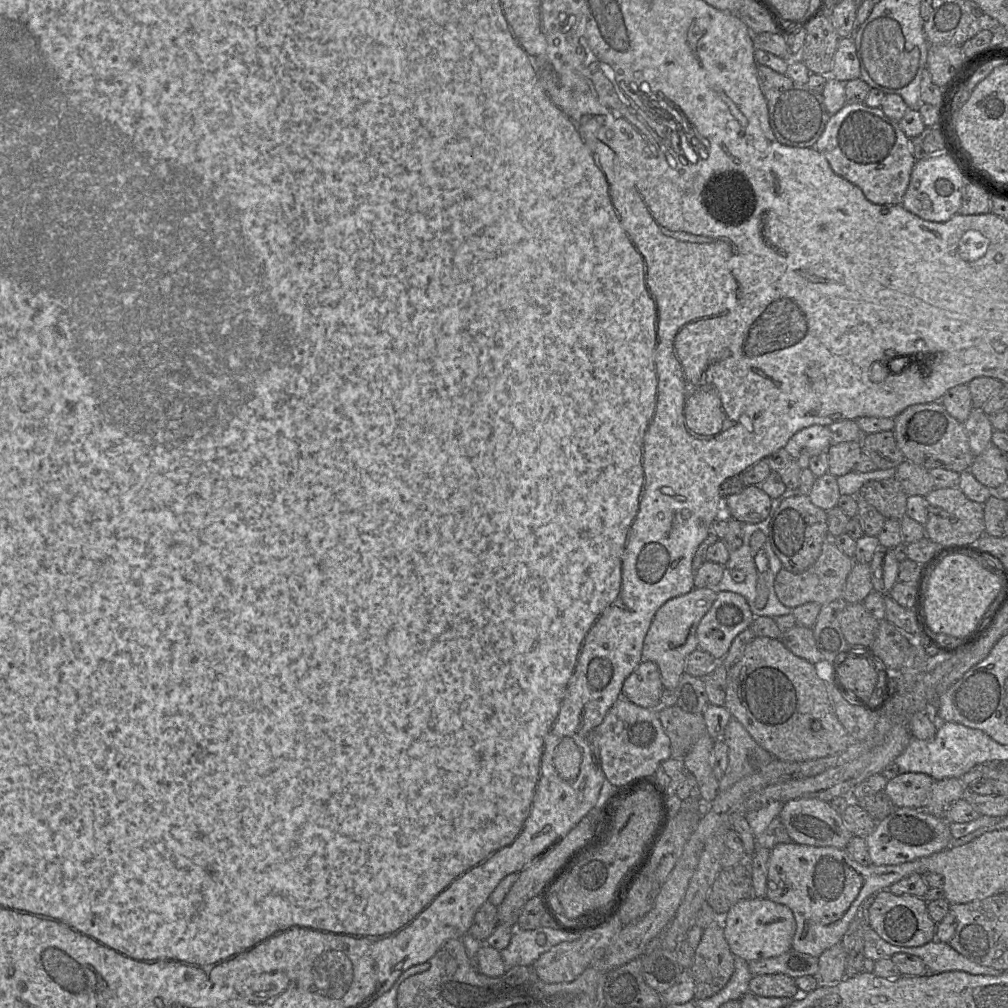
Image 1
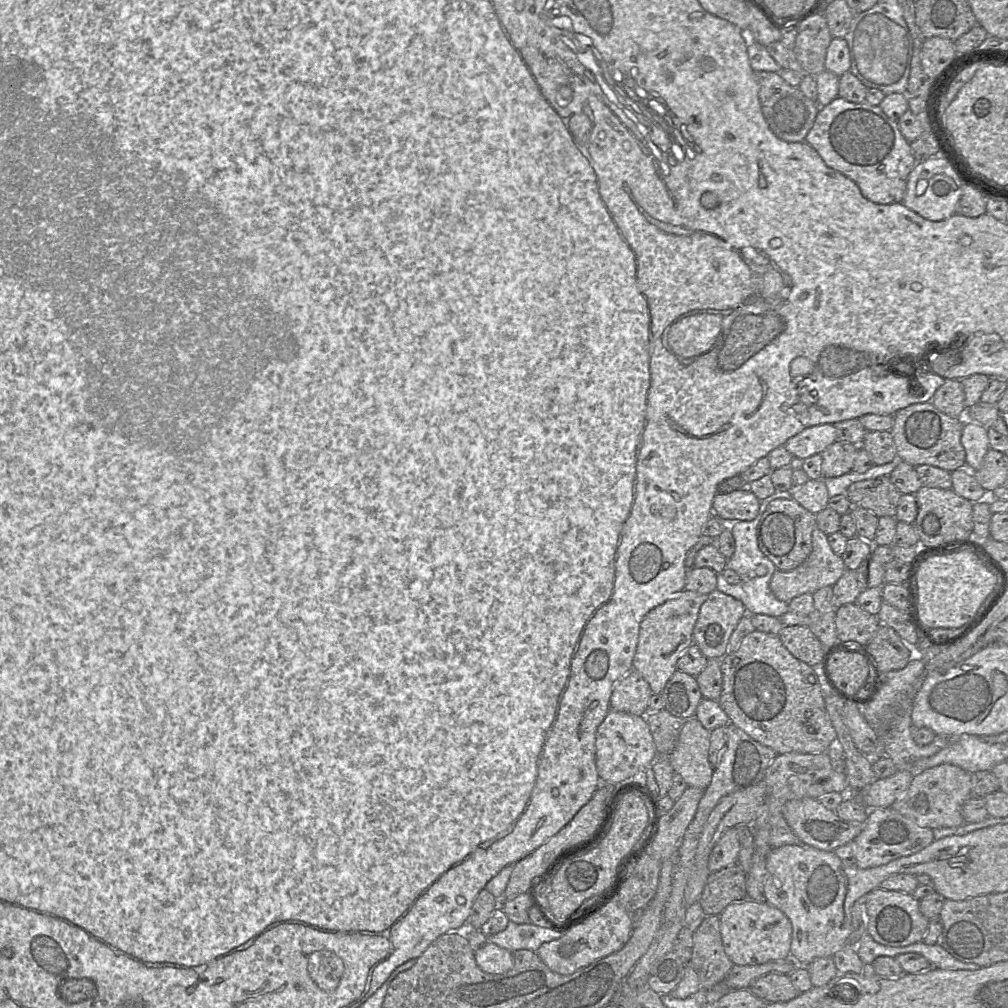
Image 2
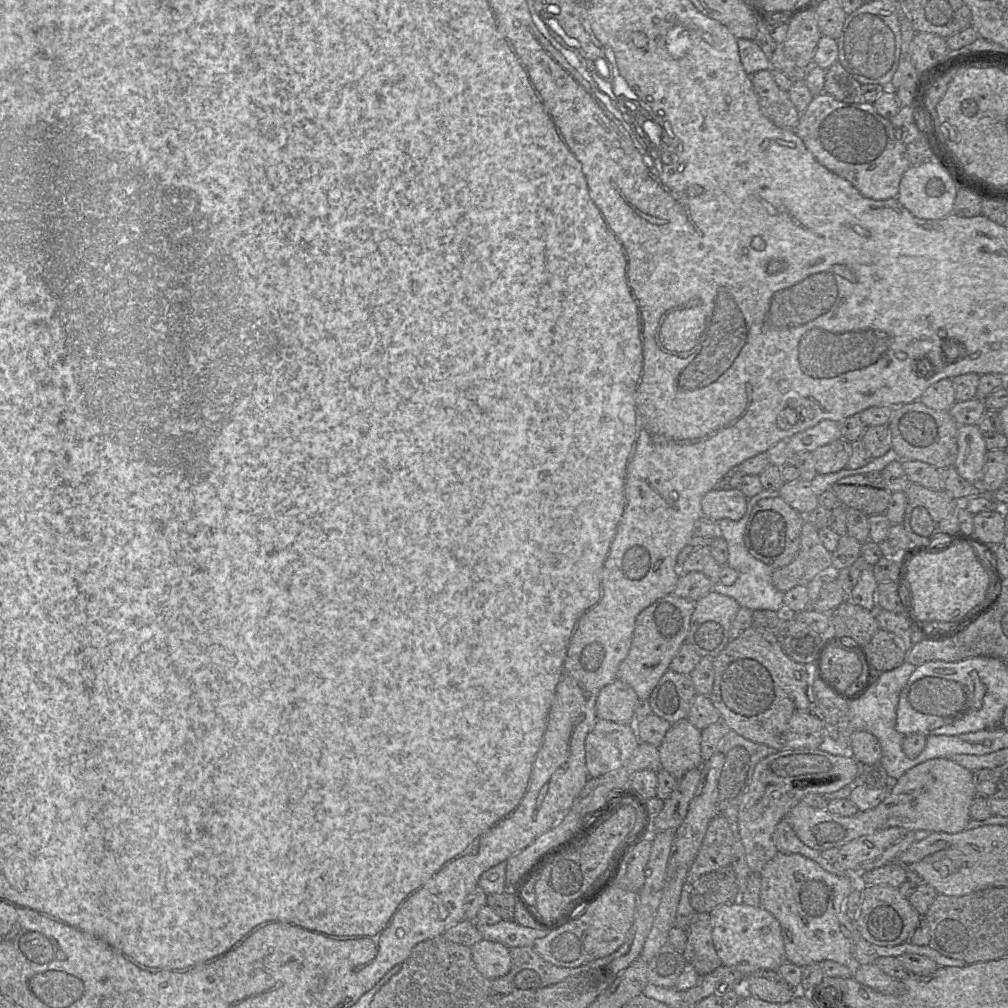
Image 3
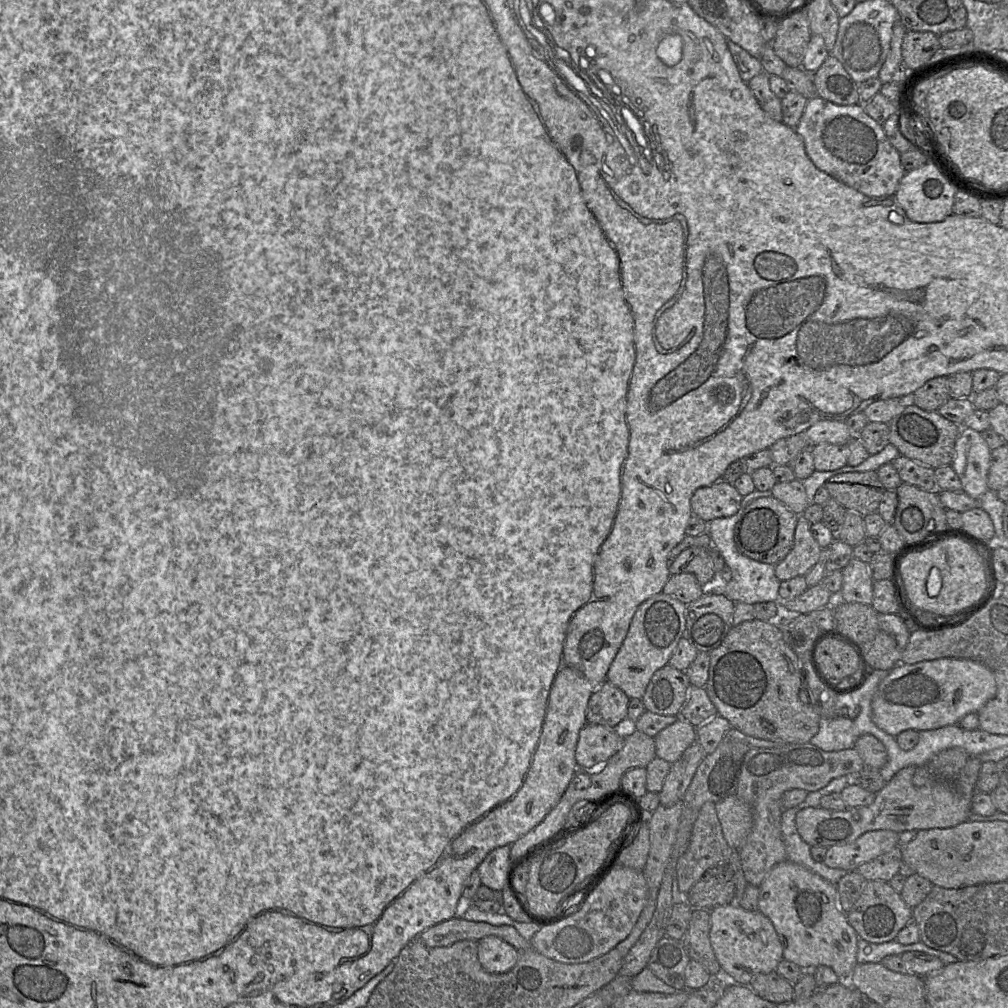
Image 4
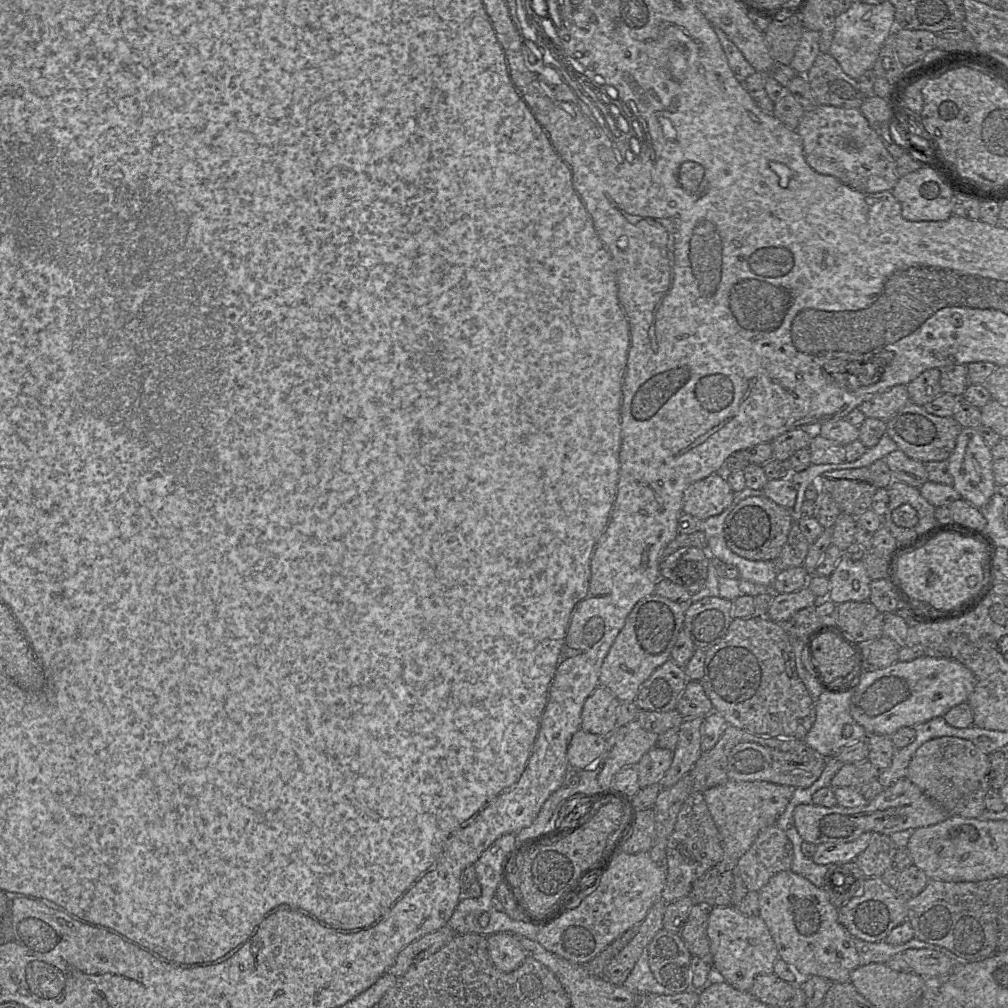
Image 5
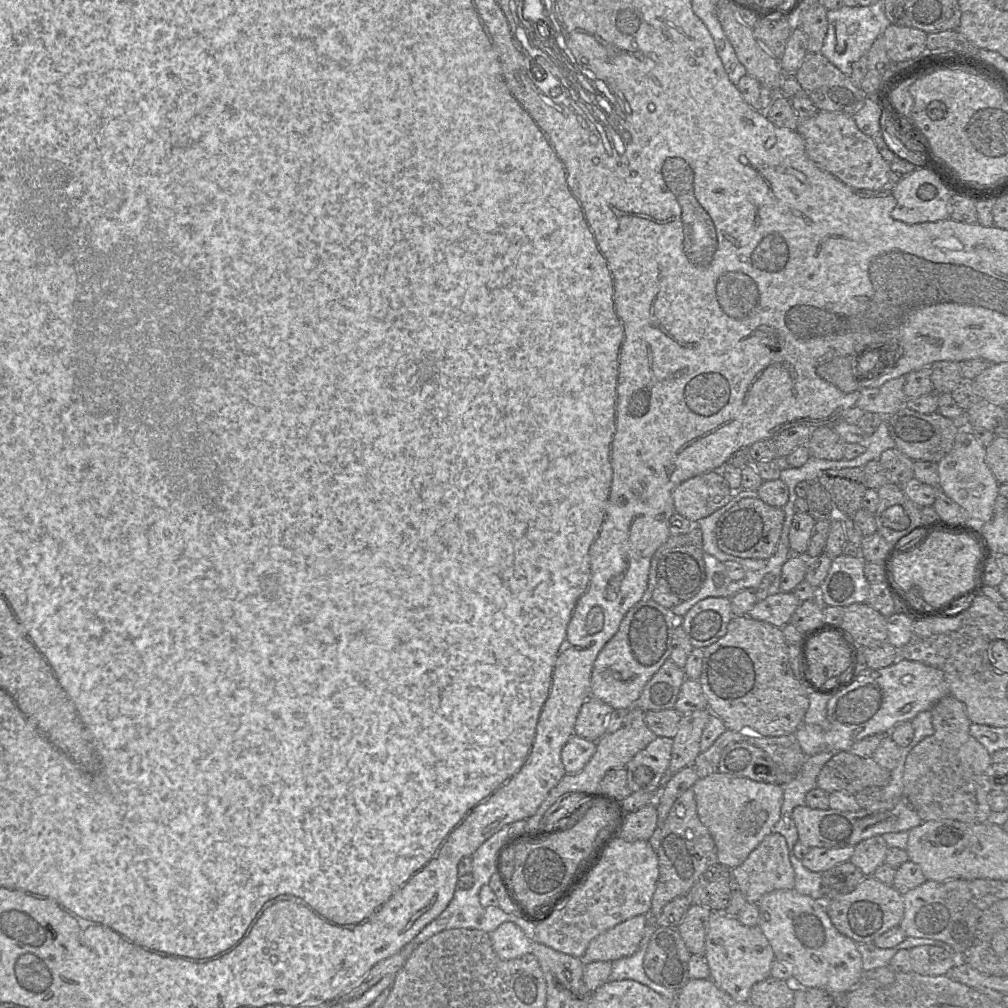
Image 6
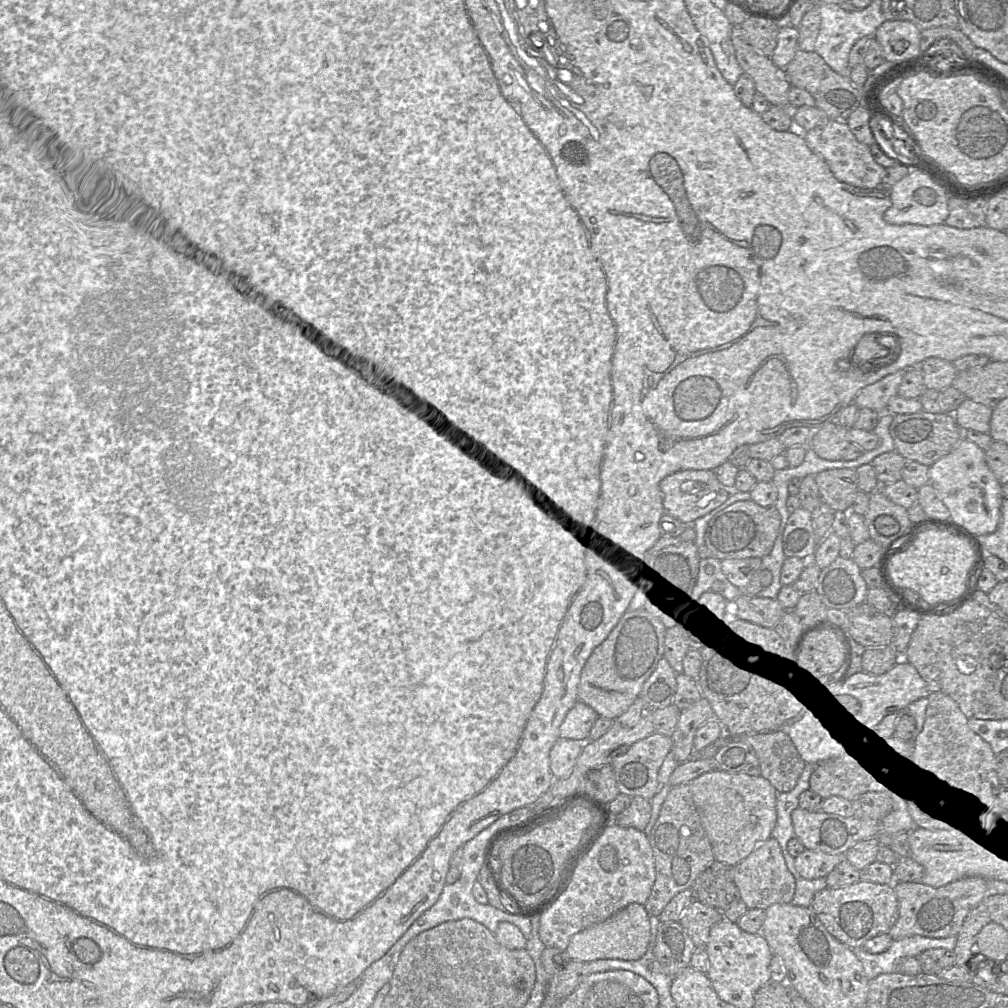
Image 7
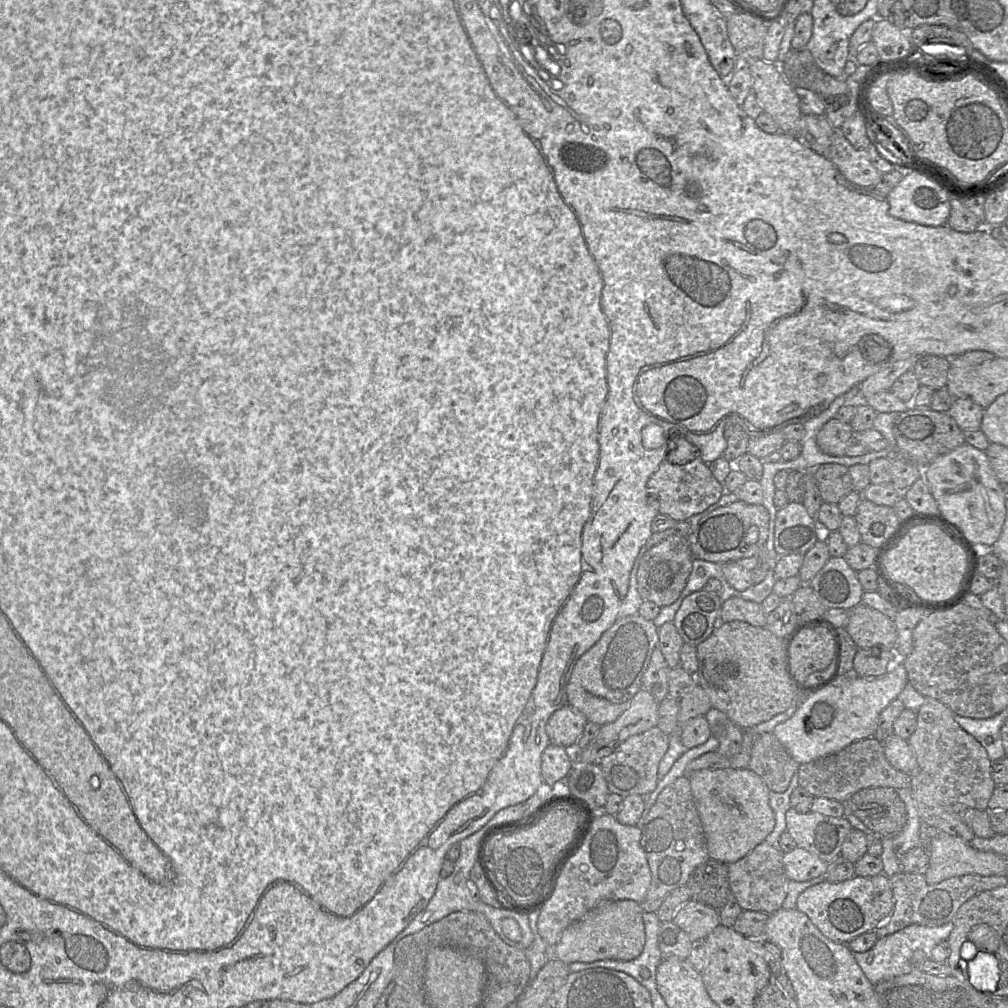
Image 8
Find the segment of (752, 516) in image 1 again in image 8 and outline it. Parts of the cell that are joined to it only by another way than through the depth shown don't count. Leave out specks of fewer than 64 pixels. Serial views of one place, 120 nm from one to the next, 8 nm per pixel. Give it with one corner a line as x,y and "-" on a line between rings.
674,434
669,436
666,456
647,481
647,489
648,494
657,495
659,513
676,521
685,521
694,514
703,512
725,492
723,484
712,475
710,466
701,460
697,448
684,437

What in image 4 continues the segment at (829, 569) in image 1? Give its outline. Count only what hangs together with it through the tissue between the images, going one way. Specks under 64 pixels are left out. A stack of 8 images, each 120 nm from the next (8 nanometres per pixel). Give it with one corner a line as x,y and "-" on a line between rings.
800,515
794,545
787,556
775,565
775,574
780,581
805,576
818,562
822,548
813,537
810,526
811,523

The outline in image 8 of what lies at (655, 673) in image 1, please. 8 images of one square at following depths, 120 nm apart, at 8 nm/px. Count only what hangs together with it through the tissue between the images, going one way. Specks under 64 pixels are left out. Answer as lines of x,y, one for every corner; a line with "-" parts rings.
569,705
557,709
546,724
550,744
561,747
572,746
583,732
587,722
584,714

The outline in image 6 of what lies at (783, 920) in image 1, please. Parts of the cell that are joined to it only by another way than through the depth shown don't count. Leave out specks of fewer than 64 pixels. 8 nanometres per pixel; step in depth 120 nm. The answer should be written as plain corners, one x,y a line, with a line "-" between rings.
713,912
708,921
705,936
704,959
710,969
710,979
736,1002
749,1002
752,986
770,976
775,955
759,926
745,926
735,917
723,912

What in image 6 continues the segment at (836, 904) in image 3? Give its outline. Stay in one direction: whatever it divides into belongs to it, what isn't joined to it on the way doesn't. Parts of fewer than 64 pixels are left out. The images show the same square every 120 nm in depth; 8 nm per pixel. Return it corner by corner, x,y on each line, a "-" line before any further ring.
794,889
775,890
765,894
758,903
758,926
771,945
775,958
790,968
794,986
799,988
820,988
835,992
848,993
863,979
862,957
857,943
841,934
831,922
823,901
814,900

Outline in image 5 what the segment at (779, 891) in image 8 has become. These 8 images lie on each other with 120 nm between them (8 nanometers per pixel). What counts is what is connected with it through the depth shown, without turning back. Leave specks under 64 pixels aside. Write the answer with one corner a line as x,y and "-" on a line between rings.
776,824
763,829
736,867
748,891
759,890
775,874
791,870
793,845

